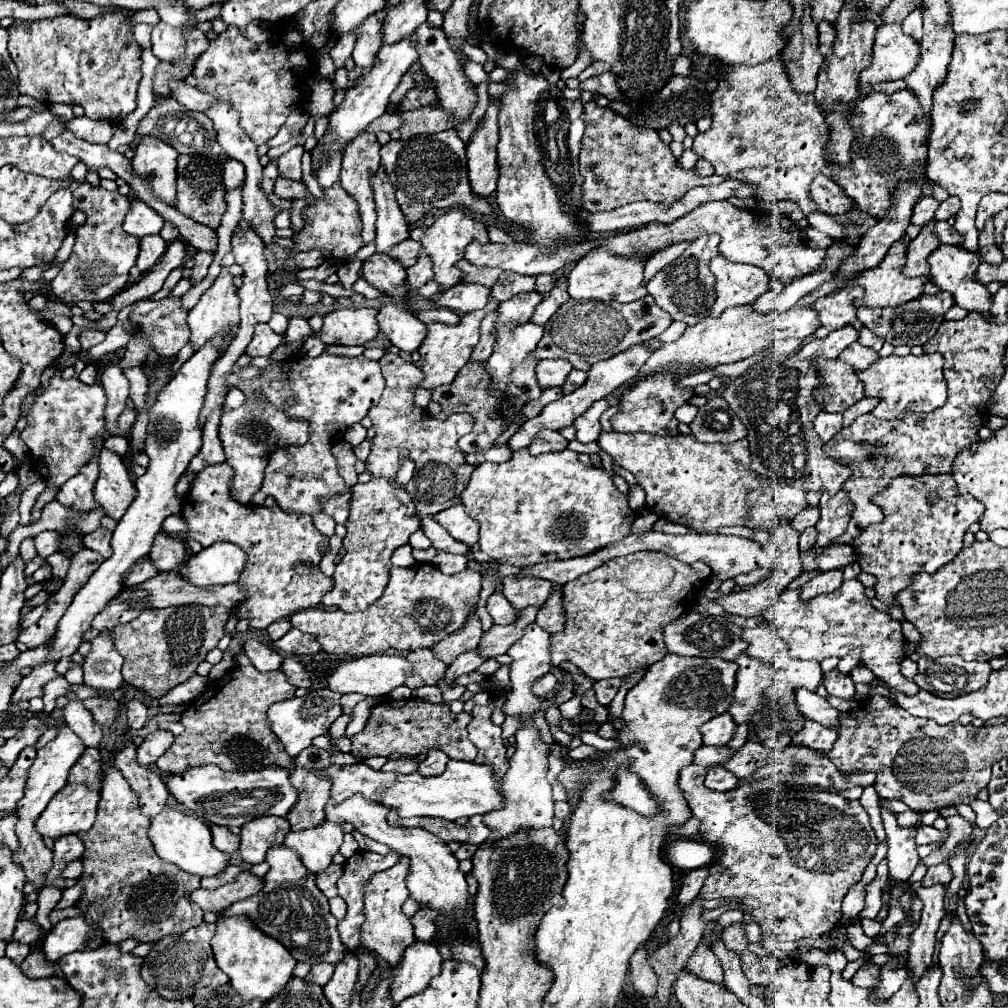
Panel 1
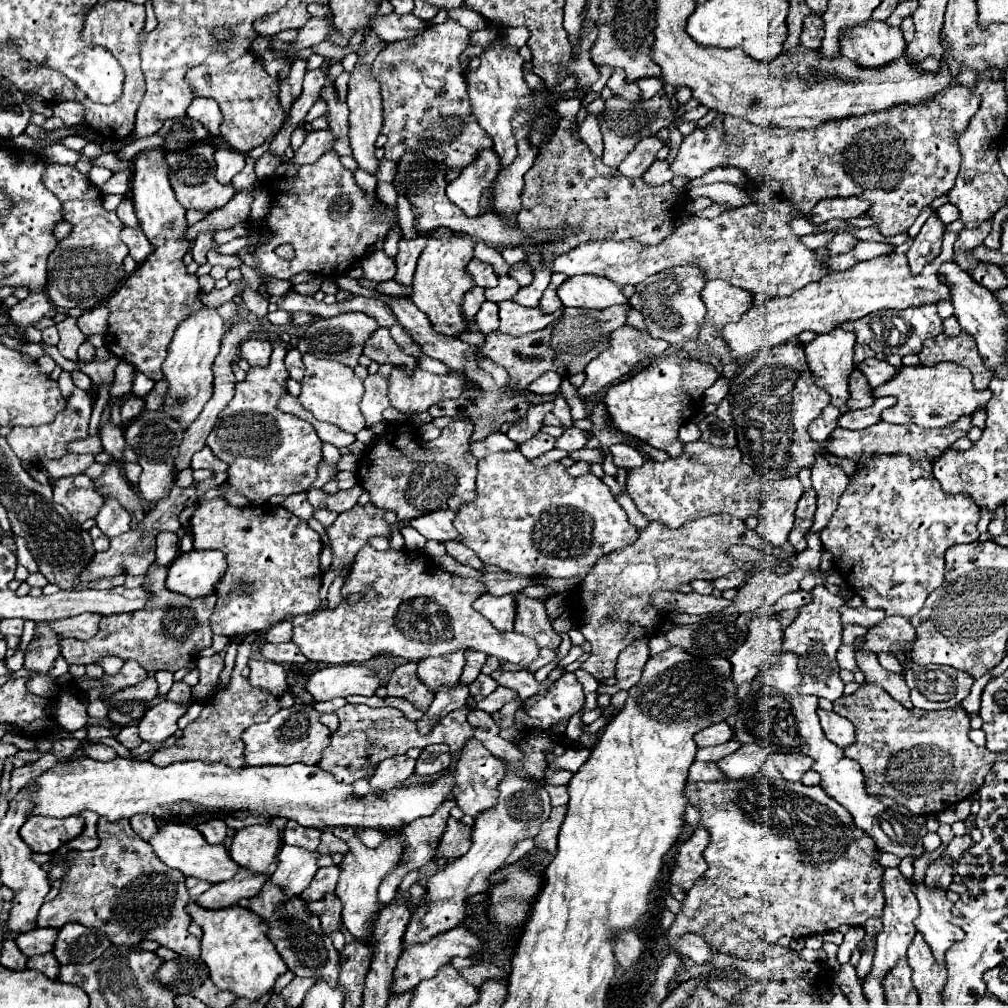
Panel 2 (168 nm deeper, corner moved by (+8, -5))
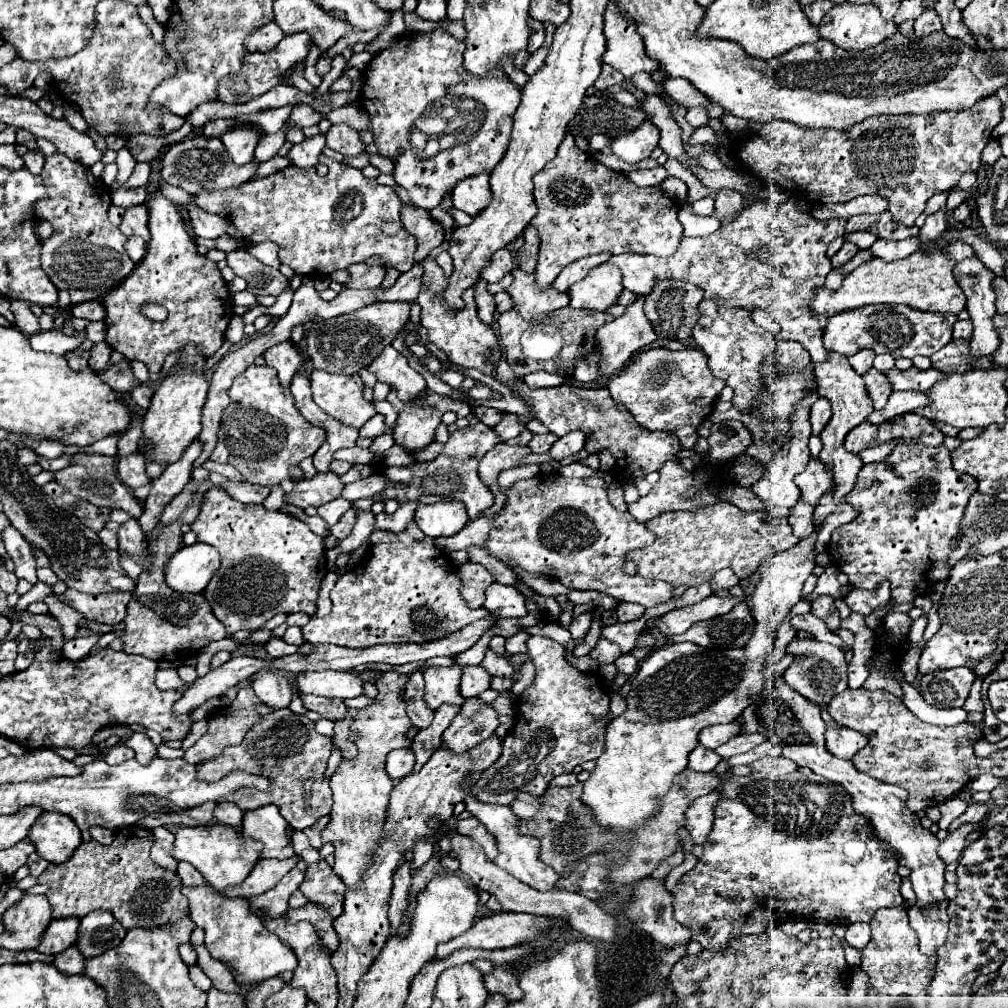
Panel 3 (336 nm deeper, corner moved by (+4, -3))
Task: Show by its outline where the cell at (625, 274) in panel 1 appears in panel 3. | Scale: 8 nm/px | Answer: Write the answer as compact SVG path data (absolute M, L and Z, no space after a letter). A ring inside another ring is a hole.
M612 263L598 265L588 275L568 289L570 307L606 311L612 307L622 293L622 273Z

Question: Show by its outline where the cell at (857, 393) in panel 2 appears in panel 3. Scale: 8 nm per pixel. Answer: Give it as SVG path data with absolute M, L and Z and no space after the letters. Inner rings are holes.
M870 369L864 375L864 381L866 381L866 389L874 401L874 409L884 409L890 393L892 393L892 385L888 385L888 379L884 377L884 373Z

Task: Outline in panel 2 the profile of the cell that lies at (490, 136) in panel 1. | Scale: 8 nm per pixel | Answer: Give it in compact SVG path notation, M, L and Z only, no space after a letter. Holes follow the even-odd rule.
M492 149L480 151L476 161L466 165L462 173L448 183L446 195L448 199L458 205L468 217L482 215L482 199L492 189L496 177L498 177L498 155Z

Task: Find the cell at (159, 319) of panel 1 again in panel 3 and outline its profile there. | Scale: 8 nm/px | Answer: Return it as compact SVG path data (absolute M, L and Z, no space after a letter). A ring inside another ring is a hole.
M154 191L148 201L148 209L152 239L148 241L146 255L128 279L112 289L102 303L106 307L106 343L128 361L142 361L150 373L158 373L164 359L188 343L196 345L200 353L208 353L208 357L212 357L222 347L224 333L236 305L230 299L228 285L216 263L198 253L176 205L160 191ZM144 303L166 307L168 319L164 323L148 321L140 315L140 307Z

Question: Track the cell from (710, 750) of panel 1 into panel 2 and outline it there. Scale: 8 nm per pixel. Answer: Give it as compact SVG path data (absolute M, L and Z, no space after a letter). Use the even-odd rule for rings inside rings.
M730 739L728 743L722 743L722 745L704 747L704 749L698 749L696 759L698 759L698 761L704 761L704 763L708 763L708 761L720 761L722 757L726 757L726 755L734 753L740 745L742 745L742 743L740 743L738 739Z

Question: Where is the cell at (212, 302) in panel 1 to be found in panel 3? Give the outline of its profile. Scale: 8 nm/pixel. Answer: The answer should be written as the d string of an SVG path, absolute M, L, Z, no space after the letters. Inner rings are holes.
M186 345L180 349L180 371L172 373L166 377L158 391L152 397L152 405L148 407L148 413L144 415L142 423L142 439L148 441L148 449L144 451L146 463L160 463L160 465L170 465L172 461L180 459L180 453L198 437L202 431L200 415L202 407L206 403L206 393L208 393L208 379L206 373L200 373L198 369L204 367L206 357L194 347Z

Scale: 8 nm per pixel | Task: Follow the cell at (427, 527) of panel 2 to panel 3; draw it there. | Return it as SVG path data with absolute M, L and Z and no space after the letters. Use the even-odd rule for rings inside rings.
M438 501L436 505L420 505L414 519L428 537L456 535L470 521L462 501Z

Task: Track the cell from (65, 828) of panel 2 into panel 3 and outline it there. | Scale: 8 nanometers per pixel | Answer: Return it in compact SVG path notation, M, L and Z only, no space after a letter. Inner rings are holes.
M46 811L42 813L28 837L36 845L36 853L48 863L64 863L72 857L74 849L82 843L82 833L68 815Z

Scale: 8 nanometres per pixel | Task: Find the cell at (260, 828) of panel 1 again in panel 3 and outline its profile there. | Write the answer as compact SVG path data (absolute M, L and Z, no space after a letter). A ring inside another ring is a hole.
M266 805L244 813L242 831L246 837L264 843L262 859L288 859L294 855L290 823L280 815L276 805Z

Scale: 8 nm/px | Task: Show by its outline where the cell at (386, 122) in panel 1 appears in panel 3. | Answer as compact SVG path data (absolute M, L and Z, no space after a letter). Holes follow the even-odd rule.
M316 135L316 137L306 137L302 143L294 145L288 153L290 163L294 163L296 167L314 167L318 163L318 157L324 149L324 135Z

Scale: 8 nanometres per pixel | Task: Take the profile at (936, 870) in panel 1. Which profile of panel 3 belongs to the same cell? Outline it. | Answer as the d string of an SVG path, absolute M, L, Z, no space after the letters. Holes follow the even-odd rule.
M970 803L968 809L950 825L950 831L954 831L954 827L958 827L958 823L978 823L988 815L988 805L986 803Z

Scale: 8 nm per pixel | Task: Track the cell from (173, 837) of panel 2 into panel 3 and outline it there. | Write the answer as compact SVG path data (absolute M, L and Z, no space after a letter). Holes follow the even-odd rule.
M218 823L182 827L176 831L172 855L178 861L188 861L190 865L194 865L202 873L206 883L210 883L210 887L214 887L216 891L224 891L228 887L242 883L250 875L250 871L260 859L260 841L244 837L236 827L218 825Z

